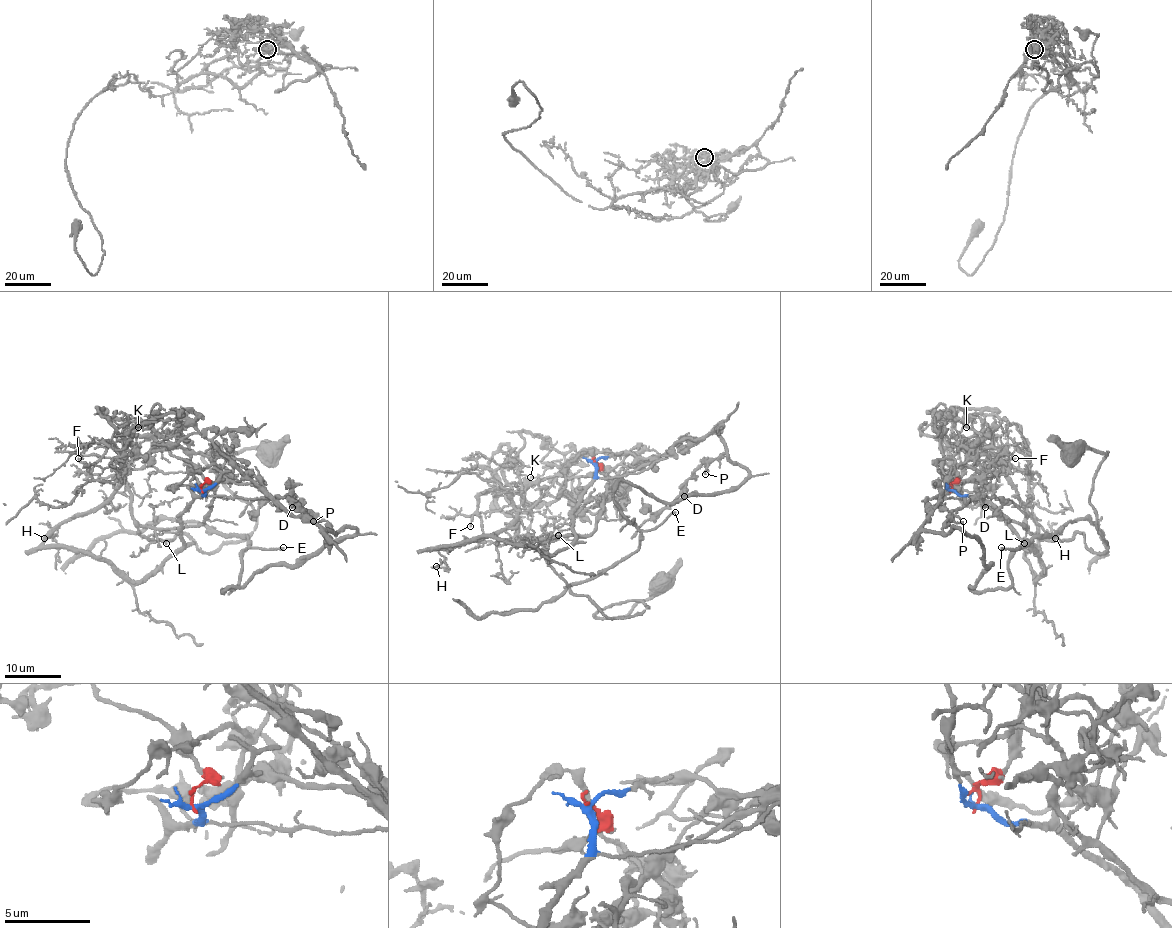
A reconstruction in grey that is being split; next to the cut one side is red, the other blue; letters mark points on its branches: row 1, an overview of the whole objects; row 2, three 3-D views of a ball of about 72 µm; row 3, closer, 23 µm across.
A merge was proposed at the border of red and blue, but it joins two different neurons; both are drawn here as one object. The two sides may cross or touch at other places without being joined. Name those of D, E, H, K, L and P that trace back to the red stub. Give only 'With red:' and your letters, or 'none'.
With red: K, L

